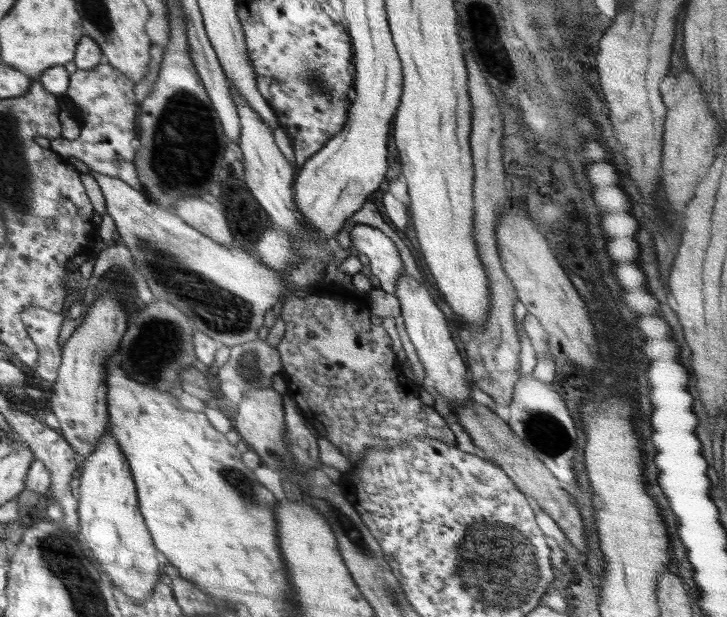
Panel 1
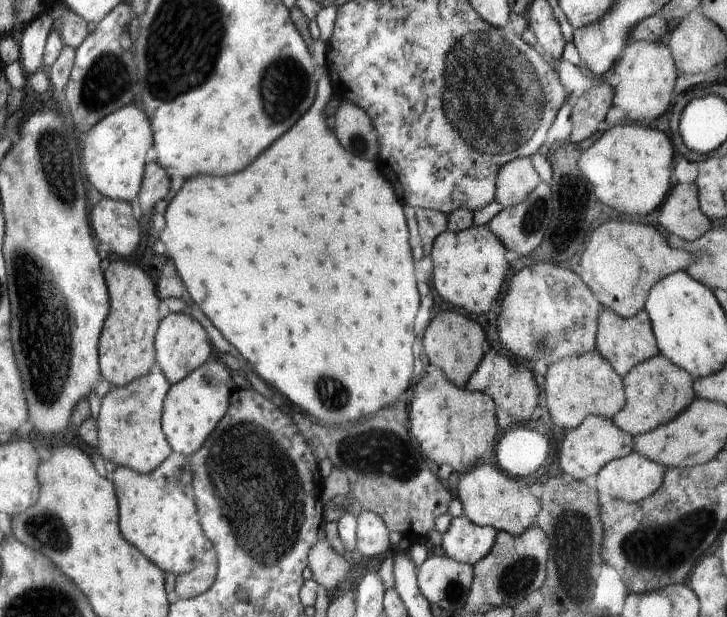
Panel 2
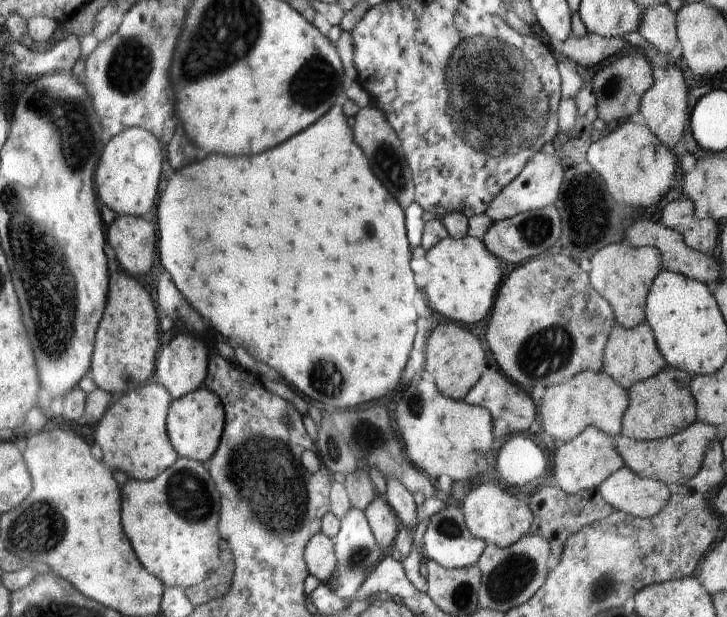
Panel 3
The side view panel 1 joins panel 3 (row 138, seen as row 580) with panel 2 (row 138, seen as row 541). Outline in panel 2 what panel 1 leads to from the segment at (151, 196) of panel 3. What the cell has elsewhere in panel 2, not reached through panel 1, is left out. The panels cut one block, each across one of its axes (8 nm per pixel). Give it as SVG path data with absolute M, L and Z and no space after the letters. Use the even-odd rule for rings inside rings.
M137 103L119 108L102 118L82 137L84 176L103 197L130 203L142 190L146 152L152 146L152 128L144 111Z

